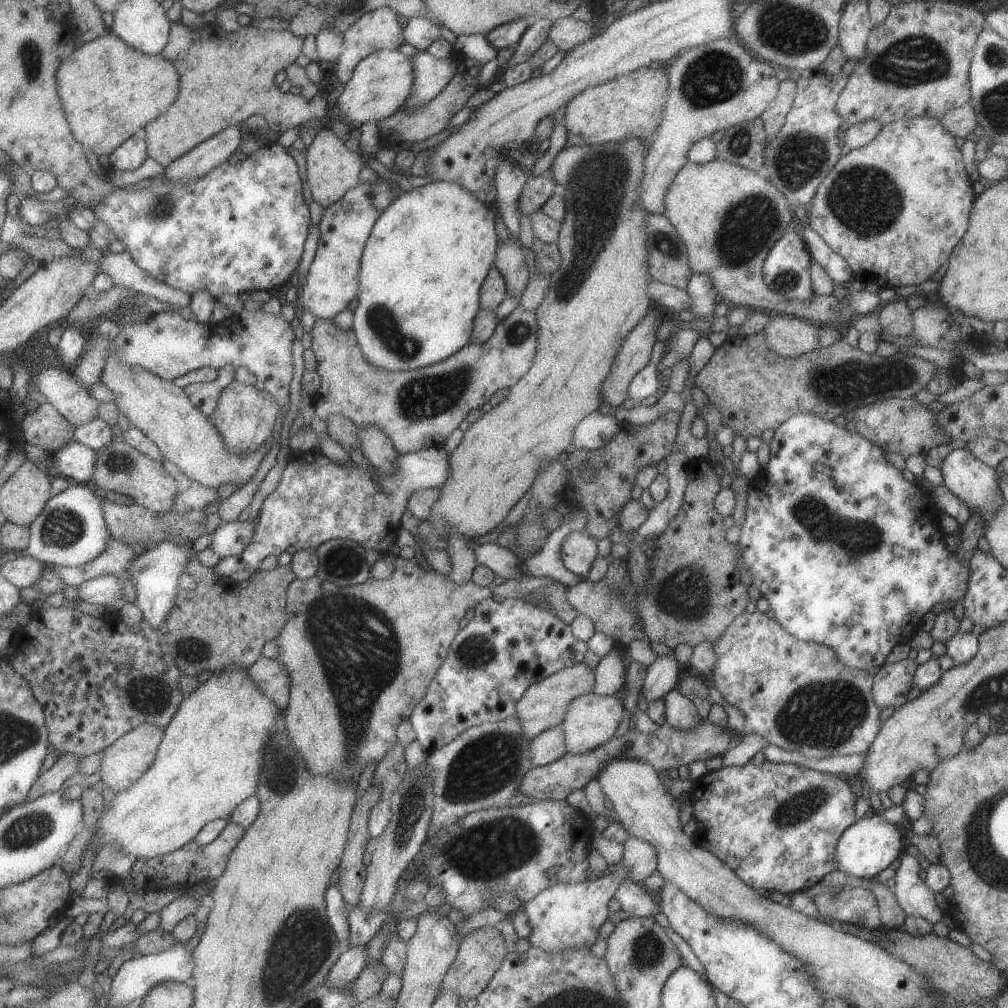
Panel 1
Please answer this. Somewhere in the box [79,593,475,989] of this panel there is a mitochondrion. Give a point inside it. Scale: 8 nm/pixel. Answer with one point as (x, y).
(412, 806)

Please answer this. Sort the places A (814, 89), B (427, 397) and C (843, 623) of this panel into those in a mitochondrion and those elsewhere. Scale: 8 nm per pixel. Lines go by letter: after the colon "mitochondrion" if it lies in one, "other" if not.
A: other
B: mitochondrion
C: other

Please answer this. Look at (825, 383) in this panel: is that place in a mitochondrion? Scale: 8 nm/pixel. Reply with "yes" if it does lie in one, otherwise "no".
yes

